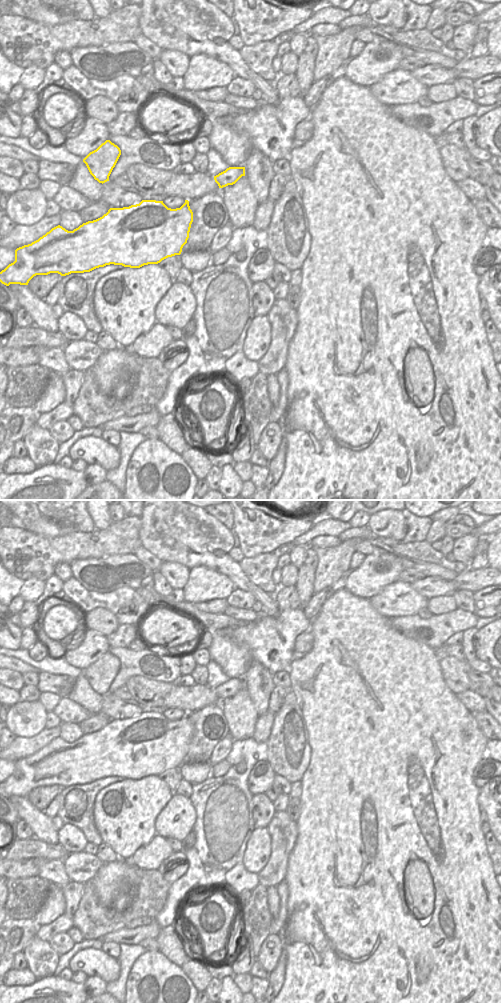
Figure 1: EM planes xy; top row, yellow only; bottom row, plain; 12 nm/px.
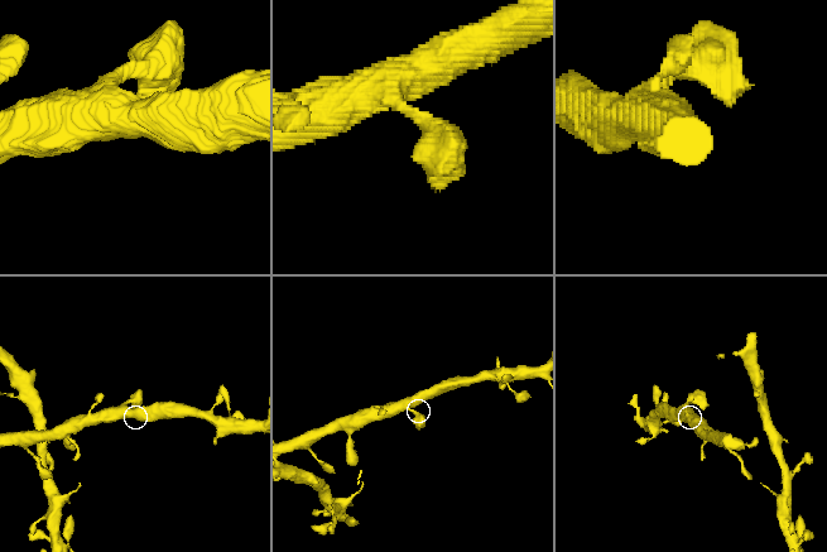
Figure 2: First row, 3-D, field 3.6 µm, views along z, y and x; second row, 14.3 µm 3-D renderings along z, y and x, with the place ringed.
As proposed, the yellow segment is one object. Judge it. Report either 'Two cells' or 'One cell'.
One cell

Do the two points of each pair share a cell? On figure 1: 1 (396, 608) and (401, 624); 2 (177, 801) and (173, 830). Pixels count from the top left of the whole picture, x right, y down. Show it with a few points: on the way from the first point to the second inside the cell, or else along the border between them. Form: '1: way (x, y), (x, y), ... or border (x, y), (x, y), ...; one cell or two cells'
1: border (417, 614), (394, 616), (390, 619); two cells
2: way (177, 808), (172, 823); one cell

